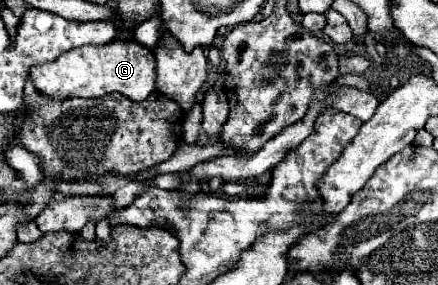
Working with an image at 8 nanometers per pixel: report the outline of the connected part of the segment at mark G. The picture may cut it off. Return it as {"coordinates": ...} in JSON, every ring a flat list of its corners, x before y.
{"coordinates":[[114,40,104,46,80,46,74,48,62,58,54,62,46,62,32,70,32,80,36,90,42,94,64,100,68,96,82,96,82,98,100,98,110,92,120,92,134,102,142,102,148,98,154,86,154,52,136,40]]}

